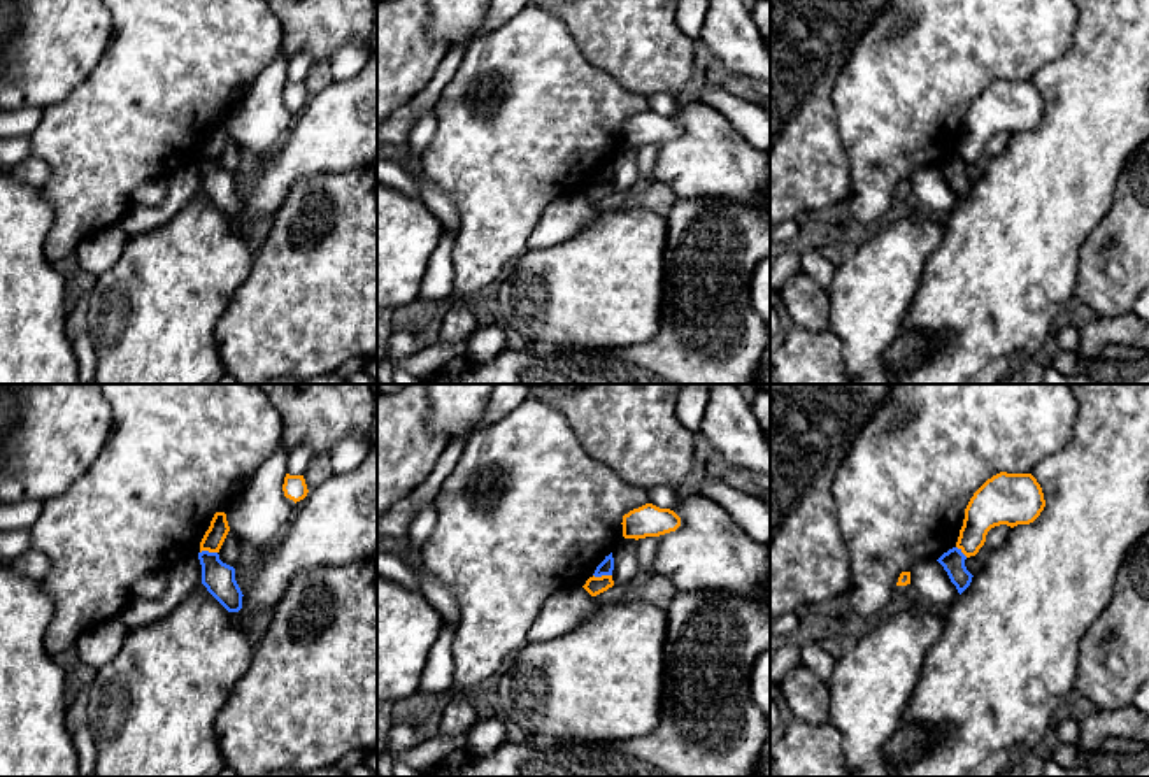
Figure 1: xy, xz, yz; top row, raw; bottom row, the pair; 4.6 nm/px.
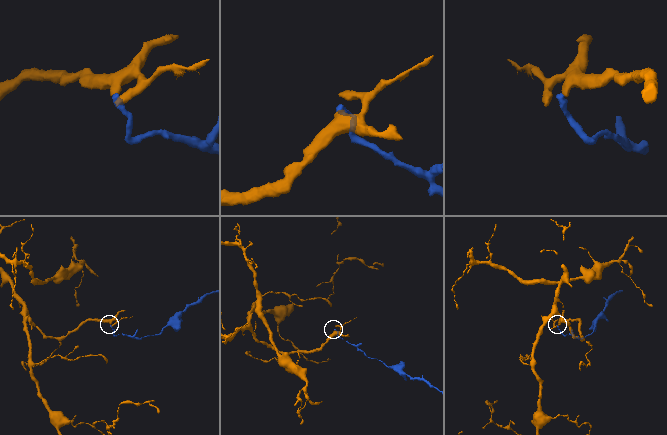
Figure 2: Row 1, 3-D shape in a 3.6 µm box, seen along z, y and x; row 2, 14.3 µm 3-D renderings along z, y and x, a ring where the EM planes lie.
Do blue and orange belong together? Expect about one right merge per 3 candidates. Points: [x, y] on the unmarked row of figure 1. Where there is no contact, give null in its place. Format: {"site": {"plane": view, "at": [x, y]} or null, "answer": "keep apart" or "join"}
{"site": {"plane": "xz", "at": [602, 181]}, "answer": "keep apart"}

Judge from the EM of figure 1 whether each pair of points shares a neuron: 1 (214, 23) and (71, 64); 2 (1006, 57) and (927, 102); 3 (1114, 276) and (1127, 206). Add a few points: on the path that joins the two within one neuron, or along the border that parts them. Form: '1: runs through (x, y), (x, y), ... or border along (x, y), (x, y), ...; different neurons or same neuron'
1: border along (111, 18), (107, 48), (76, 88); different neurons
2: runs through (986, 57), (969, 60), (946, 83); same neuron
3: runs through (1120, 258), (1127, 251), (1127, 223); same neuron

